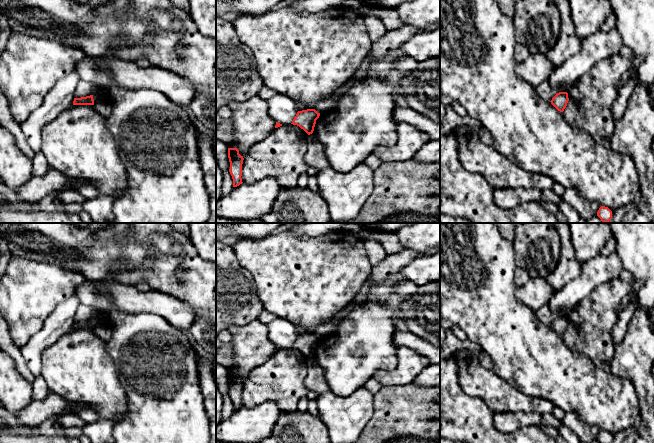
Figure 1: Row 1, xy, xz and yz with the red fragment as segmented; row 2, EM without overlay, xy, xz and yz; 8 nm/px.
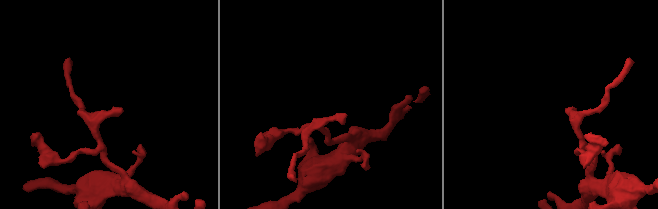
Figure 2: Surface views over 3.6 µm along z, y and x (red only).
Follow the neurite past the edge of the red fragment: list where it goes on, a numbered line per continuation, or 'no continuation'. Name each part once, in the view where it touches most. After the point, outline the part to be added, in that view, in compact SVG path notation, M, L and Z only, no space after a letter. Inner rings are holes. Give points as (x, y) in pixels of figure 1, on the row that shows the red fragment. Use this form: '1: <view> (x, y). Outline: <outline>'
no continuation

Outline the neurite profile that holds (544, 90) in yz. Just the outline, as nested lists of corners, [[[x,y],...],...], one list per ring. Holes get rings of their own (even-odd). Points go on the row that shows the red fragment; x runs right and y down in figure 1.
[[[543,81],[535,90],[537,94],[545,101],[550,102],[552,98],[559,92],[568,92],[570,88],[574,86],[576,82],[572,83],[571,85],[567,86],[565,89],[560,89],[558,87],[552,87],[549,81]]]

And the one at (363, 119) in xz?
[[[371,71],[361,82],[348,90],[334,109],[320,114],[313,135],[323,146],[330,167],[338,172],[349,172],[364,163],[375,147],[394,146],[397,143],[394,110],[397,104],[403,102],[397,84],[388,74]]]

